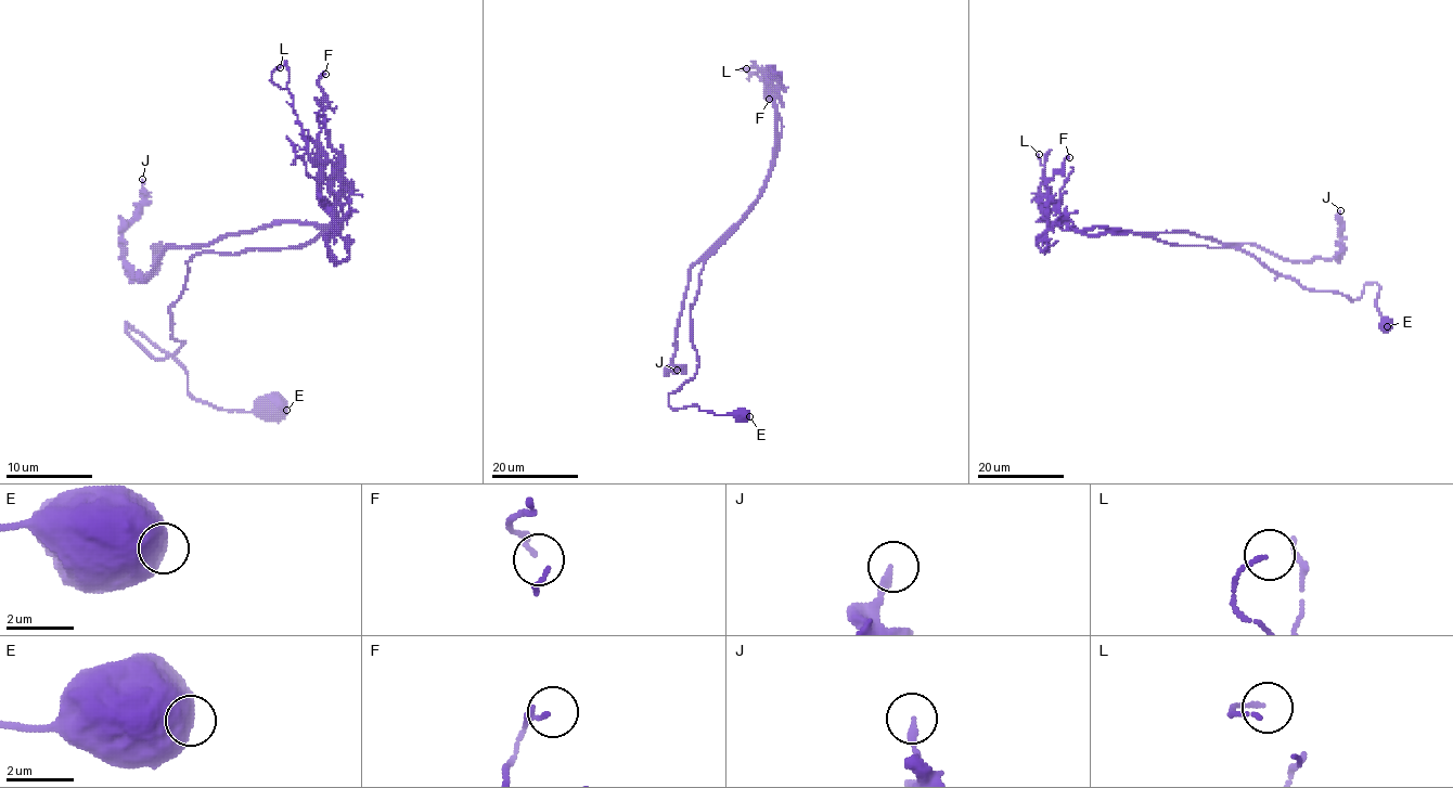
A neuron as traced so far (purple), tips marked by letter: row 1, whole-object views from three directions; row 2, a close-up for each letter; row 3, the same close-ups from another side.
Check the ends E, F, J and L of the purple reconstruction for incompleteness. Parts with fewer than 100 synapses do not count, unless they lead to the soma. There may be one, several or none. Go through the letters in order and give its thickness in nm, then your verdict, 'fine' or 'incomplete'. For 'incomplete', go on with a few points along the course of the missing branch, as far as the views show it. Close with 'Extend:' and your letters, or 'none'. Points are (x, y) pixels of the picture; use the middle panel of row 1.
E: 850 nm | fine
F: 140 nm | fine
J: 200 nm | fine
L: 100 nm | fine
Extend: none

